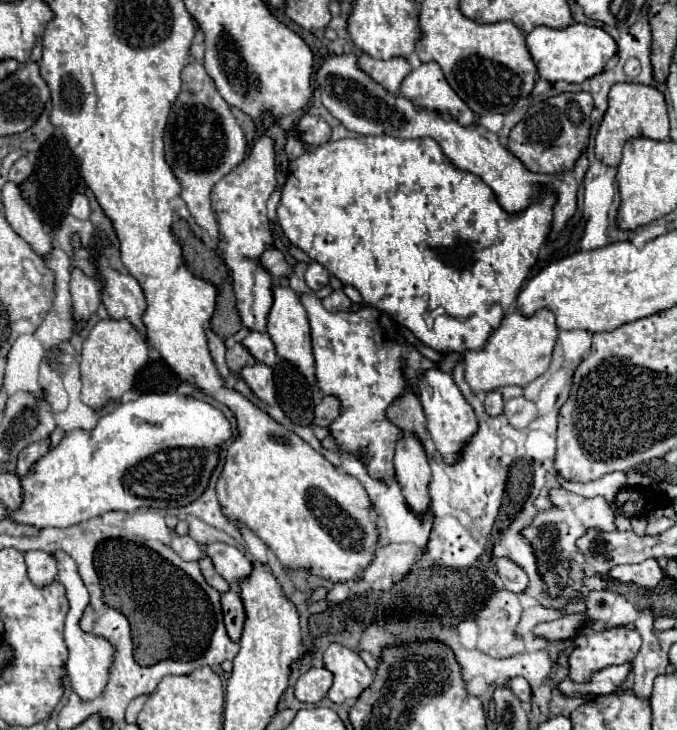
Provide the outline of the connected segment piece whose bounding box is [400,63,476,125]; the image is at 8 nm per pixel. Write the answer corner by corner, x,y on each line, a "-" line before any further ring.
422,63
404,81
400,95
410,99
418,107
426,107
438,113
450,113
460,125
472,125
476,121
468,105
452,91
436,63

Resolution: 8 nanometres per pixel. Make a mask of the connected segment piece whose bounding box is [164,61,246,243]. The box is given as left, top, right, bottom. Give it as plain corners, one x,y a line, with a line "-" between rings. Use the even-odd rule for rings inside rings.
188,63
182,71
182,93
172,105
172,113
164,133
166,161
182,185
180,197
186,201
196,223
208,231
214,243
220,241
220,229
216,221
216,211
212,209
212,189
214,185
234,171
246,157
246,139
236,123
230,107
218,95
212,79
204,71
202,63

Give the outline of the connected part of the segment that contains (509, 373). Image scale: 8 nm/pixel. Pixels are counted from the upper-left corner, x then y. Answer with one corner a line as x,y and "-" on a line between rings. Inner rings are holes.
540,309
532,317
522,315
520,311
510,311
500,327
490,335
484,351
468,351
464,353
464,373
470,389
474,393
488,393
494,389
502,389
506,385
528,385
536,377
544,375
550,365
552,351
556,345
558,327
556,317
550,309

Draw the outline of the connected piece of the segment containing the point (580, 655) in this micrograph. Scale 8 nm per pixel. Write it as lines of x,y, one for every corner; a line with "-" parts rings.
608,627
586,635
586,645
574,647
568,657
568,673
572,681
588,681
594,671
610,665
622,665
640,651
642,639
636,629

